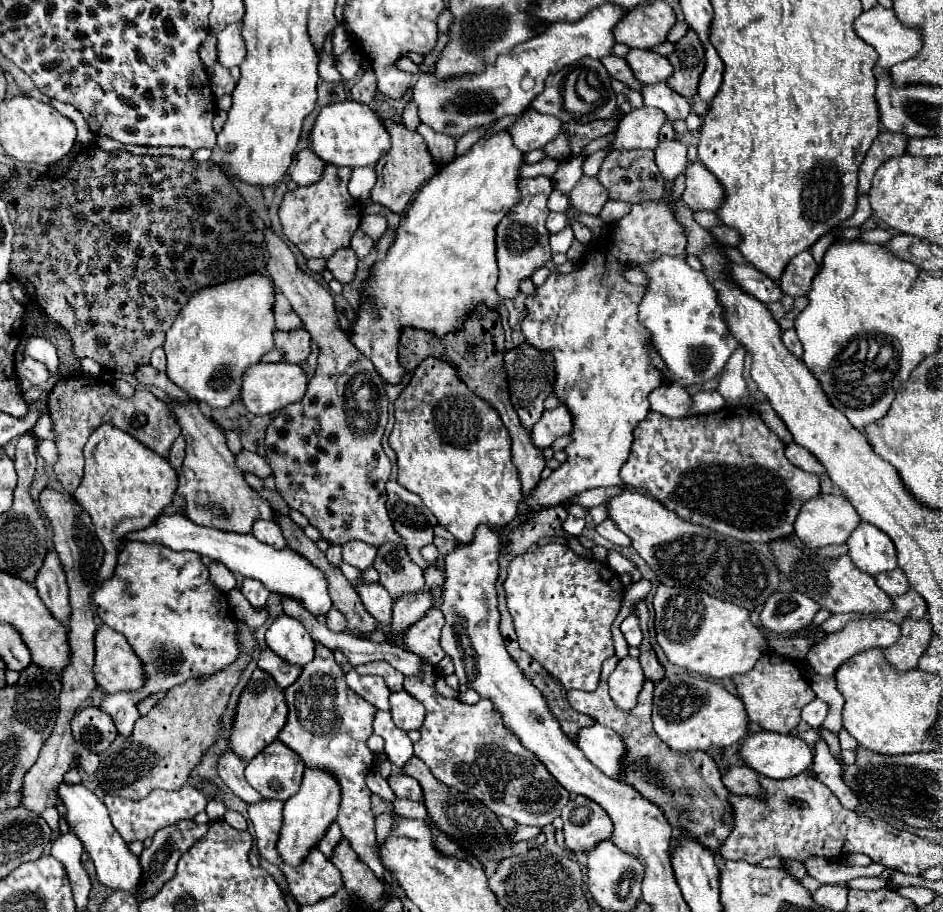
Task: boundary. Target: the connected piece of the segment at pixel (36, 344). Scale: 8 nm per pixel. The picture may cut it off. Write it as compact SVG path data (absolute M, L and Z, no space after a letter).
M30 337L28 341L28 347L24 351L26 355L30 355L32 359L44 363L50 371L50 375L56 375L56 381L60 381L60 363L58 363L58 355L56 355L56 349L50 341L42 339L42 337Z

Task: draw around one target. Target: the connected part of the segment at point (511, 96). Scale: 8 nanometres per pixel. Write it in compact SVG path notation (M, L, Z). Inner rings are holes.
M604 3L592 9L584 19L550 23L540 35L526 43L516 45L508 55L500 55L496 65L488 65L484 73L462 75L456 79L436 79L434 73L420 73L412 89L412 97L418 103L420 121L430 125L434 131L462 137L468 129L486 125L504 115L516 115L530 107L532 99L544 89L544 81L550 73L572 65L582 57L602 59L612 53L616 43L614 27L628 13L616 3ZM452 123L452 127L448 127Z

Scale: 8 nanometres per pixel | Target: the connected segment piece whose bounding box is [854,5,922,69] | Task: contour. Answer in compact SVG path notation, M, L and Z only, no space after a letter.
M882 5L864 11L854 21L854 31L876 49L878 67L882 69L890 69L892 65L914 57L922 45L920 29L904 27L892 9Z

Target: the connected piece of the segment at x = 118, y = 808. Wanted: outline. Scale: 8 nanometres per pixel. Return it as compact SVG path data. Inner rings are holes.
M184 785L182 789L170 793L170 791L162 791L156 789L152 791L148 797L140 799L140 801L130 801L130 799L122 799L122 797L114 797L114 795L106 795L104 805L108 807L112 825L116 827L116 831L126 839L126 843L134 841L134 839L148 839L152 837L158 829L172 825L180 819L194 819L200 811L206 809L208 799L204 795L200 795L198 789L194 789L192 785Z

